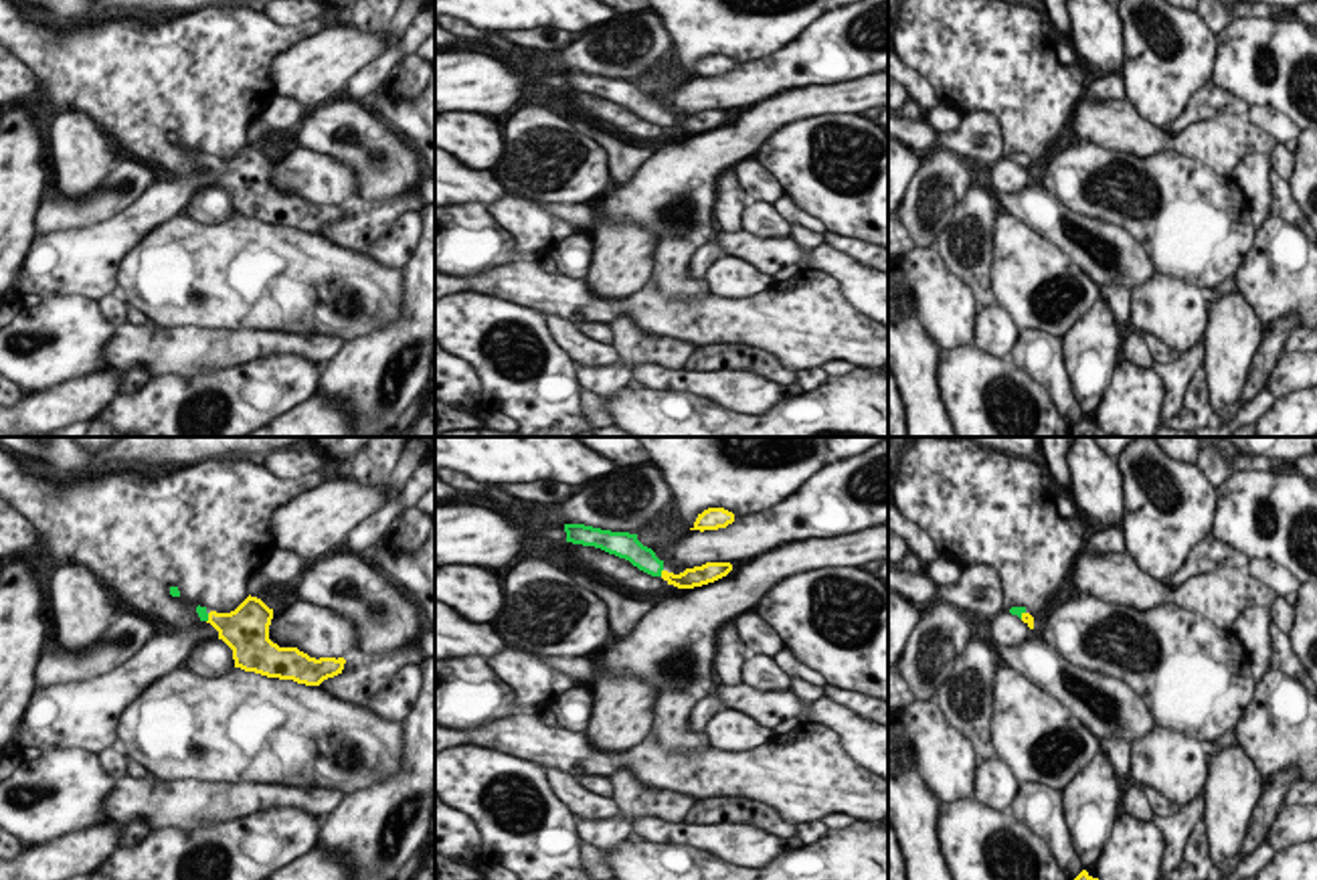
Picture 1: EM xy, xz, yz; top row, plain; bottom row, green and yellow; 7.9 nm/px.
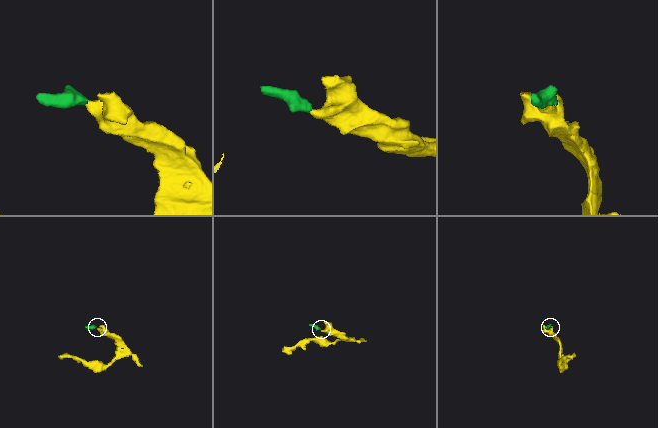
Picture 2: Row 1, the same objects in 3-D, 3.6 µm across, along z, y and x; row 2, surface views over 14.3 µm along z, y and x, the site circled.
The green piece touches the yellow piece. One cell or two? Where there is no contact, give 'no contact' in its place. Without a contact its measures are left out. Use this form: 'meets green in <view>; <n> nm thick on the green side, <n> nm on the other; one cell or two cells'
meets green in xz; 190 nm thick on the green side, 160 nm on the other; one cell

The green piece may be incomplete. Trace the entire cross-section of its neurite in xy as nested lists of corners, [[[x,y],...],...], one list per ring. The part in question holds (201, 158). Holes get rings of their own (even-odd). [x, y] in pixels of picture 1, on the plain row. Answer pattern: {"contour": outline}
{"contour": [[[247,144],[235,158],[216,160],[196,154],[200,168],[210,170],[233,196],[235,214],[267,225],[293,227],[305,233],[320,233],[324,227],[342,221],[344,204],[310,204],[297,194],[279,194],[269,186],[273,156],[261,146]]]}

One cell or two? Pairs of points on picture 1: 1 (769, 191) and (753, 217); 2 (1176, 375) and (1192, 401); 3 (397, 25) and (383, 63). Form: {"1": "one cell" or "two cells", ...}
{"1": "two cells", "2": "two cells", "3": "two cells"}

